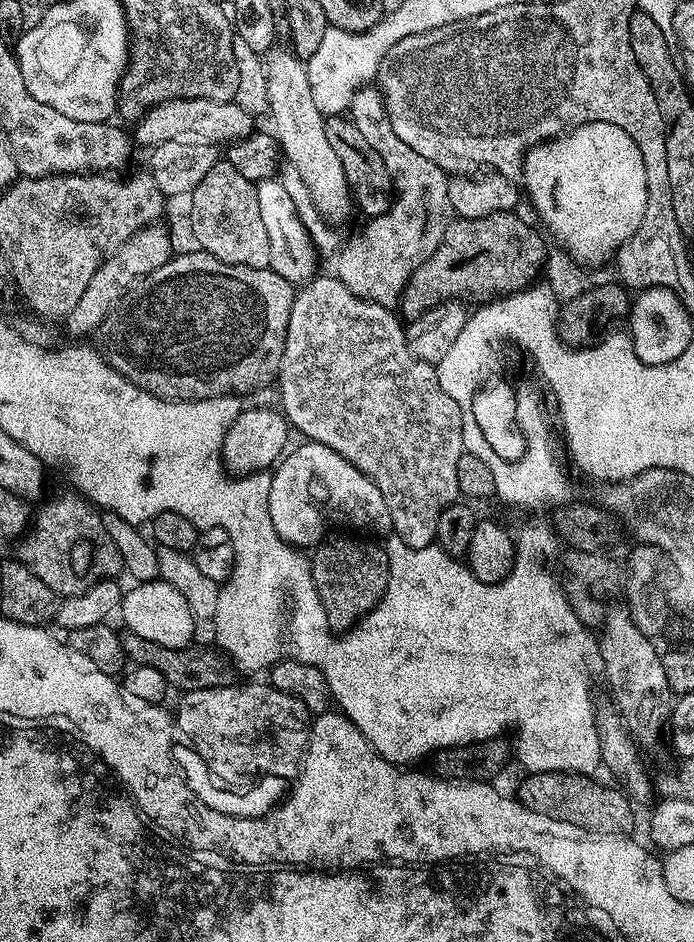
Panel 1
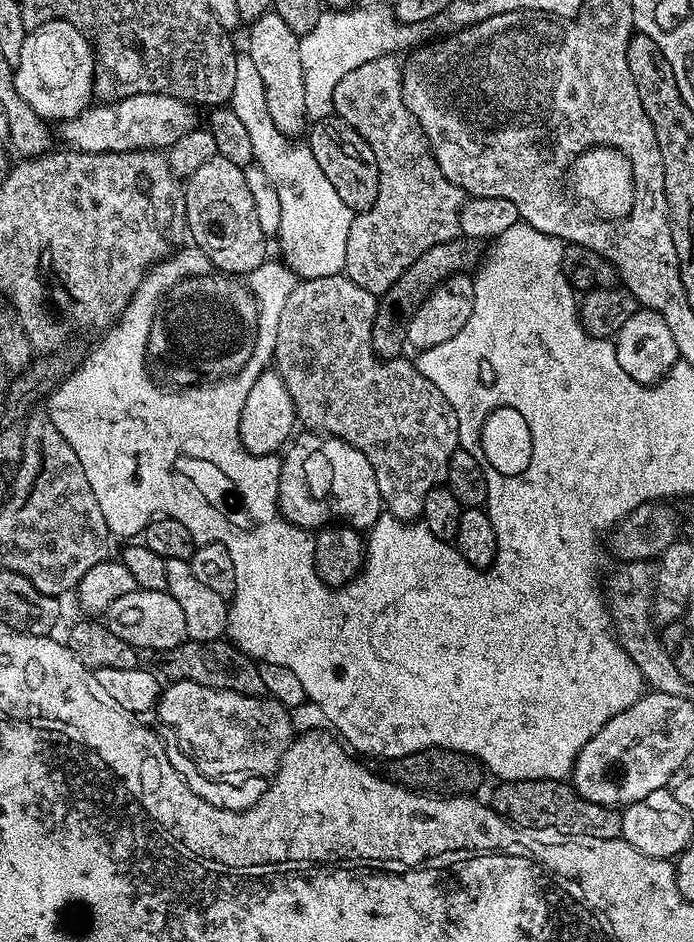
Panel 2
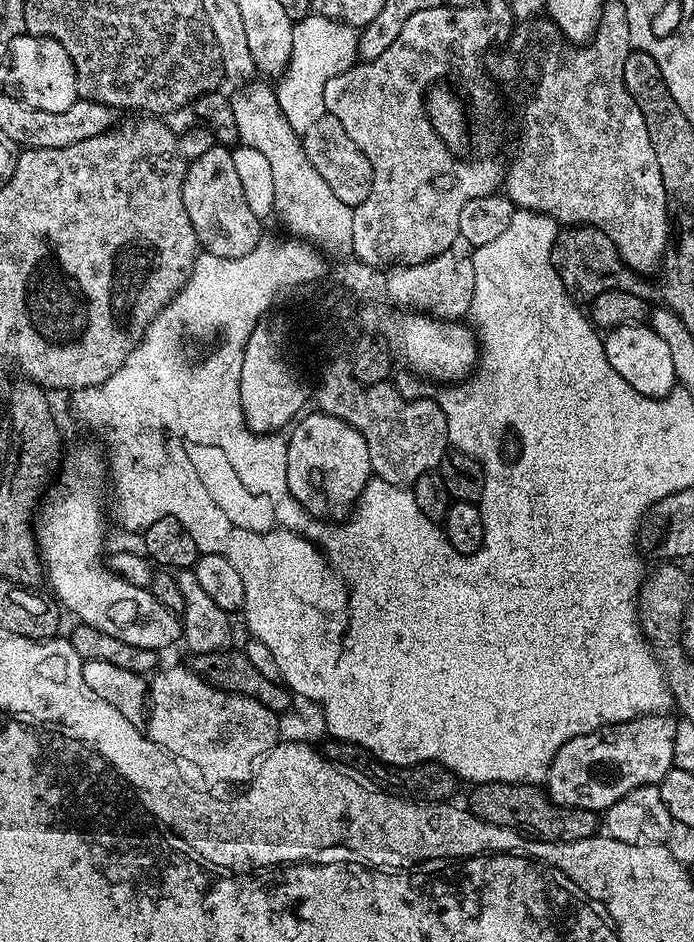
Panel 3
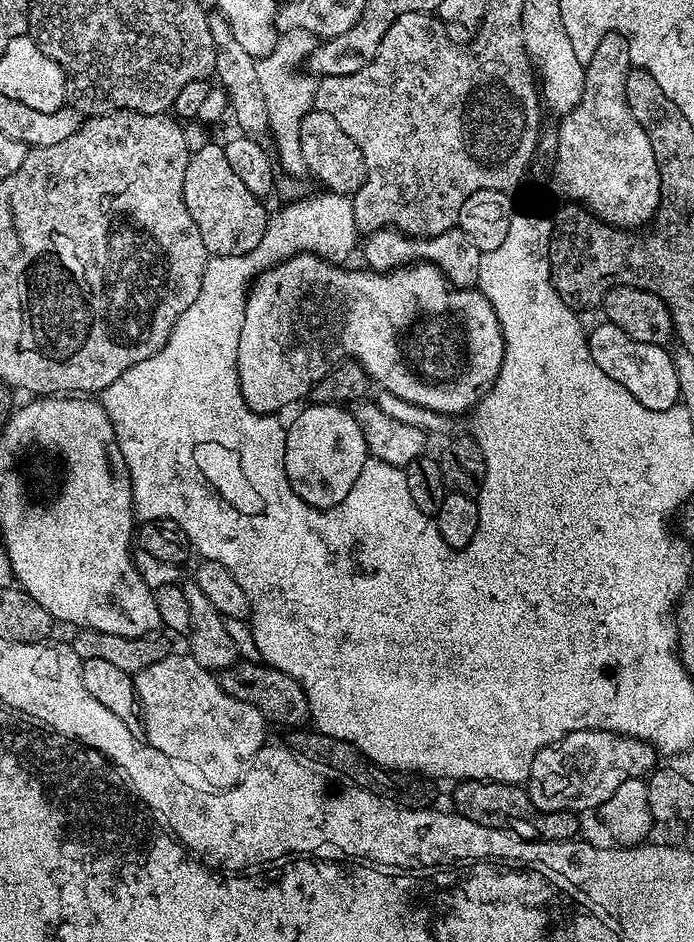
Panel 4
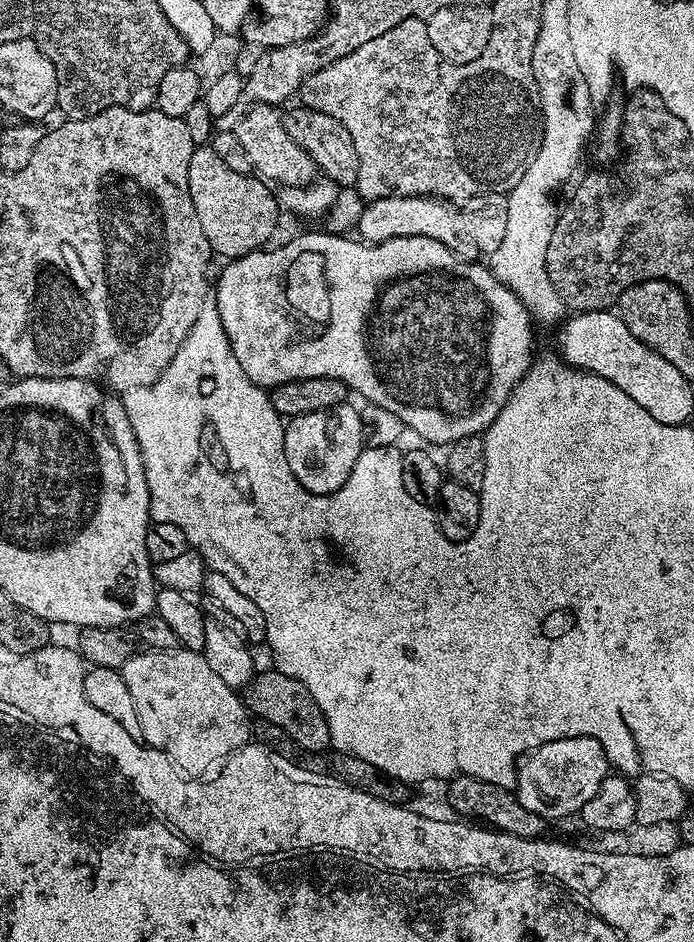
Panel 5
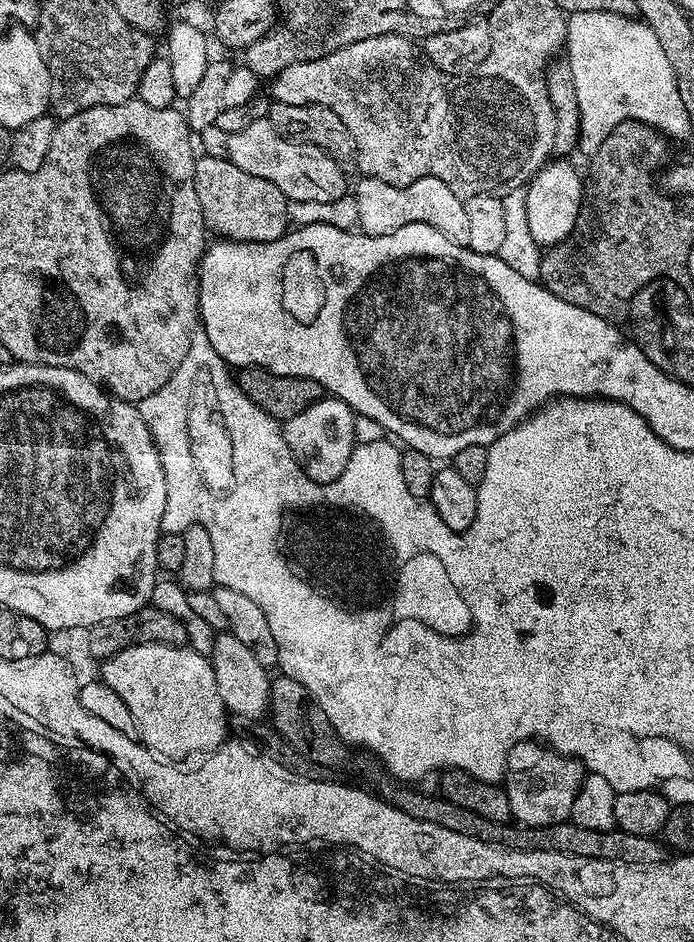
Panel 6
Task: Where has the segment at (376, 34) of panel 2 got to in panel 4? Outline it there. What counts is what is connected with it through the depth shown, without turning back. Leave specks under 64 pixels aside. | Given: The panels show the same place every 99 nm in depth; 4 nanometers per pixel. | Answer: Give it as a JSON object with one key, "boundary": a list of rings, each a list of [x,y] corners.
{"boundary":[[[290,30],[281,33],[275,48],[269,56],[259,57],[255,69],[258,72],[259,86],[266,101],[268,127],[274,136],[276,150],[280,154],[279,169],[292,176],[305,175],[308,167],[302,156],[301,124],[310,111],[315,109],[317,79],[308,76],[293,76],[292,72],[315,51],[317,39],[306,30]]]}

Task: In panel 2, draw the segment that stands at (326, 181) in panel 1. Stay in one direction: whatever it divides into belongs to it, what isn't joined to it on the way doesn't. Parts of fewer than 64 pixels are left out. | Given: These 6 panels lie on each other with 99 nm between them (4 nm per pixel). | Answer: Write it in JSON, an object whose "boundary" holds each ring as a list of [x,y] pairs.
{"boundary":[[[271,10],[259,16],[257,20],[251,21],[248,32],[248,46],[246,52],[254,60],[255,69],[259,71],[259,77],[262,78],[262,84],[266,90],[266,103],[270,110],[270,116],[274,120],[274,125],[278,126],[278,130],[289,138],[299,137],[300,132],[303,133],[306,128],[306,91],[303,82],[302,61],[299,54],[299,44],[301,37],[294,34],[294,30],[290,30],[290,26],[286,26],[286,22],[282,22],[282,18]]]}

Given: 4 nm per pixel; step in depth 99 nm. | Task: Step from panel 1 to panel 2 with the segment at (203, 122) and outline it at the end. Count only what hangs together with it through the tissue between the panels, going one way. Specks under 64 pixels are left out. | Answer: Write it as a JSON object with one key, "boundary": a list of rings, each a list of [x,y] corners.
{"boundary":[[[134,94],[133,96],[127,96],[121,100],[114,100],[111,102],[100,102],[95,106],[89,106],[85,108],[82,114],[78,114],[73,120],[67,121],[63,125],[64,132],[68,135],[68,140],[73,149],[82,152],[147,152],[149,150],[167,150],[171,148],[174,142],[178,142],[178,138],[182,138],[188,132],[191,132],[193,128],[197,127],[198,120],[196,120],[197,109],[191,104],[187,104],[185,100],[179,100],[173,96],[159,96],[158,94]]]}

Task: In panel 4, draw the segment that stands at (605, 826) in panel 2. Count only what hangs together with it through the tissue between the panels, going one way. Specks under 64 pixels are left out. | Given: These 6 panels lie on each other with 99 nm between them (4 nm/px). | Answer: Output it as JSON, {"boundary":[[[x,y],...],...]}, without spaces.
{"boundary":[[[462,780],[455,785],[456,805],[454,811],[458,816],[478,822],[478,826],[501,828],[520,836],[523,840],[547,842],[550,840],[577,839],[581,817],[575,812],[543,812],[532,804],[527,787],[519,784],[503,784],[493,780]]]}

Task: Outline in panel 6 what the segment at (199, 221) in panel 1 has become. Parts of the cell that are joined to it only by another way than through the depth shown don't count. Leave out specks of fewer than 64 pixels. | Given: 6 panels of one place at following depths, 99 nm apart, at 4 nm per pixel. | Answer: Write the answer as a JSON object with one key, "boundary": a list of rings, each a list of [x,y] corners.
{"boundary":[[[201,155],[194,166],[194,190],[198,190],[198,206],[202,206],[202,218],[205,229],[209,233],[217,232],[217,237],[225,240],[237,240],[243,244],[258,242],[269,244],[285,232],[289,231],[288,197],[274,186],[274,182],[266,182],[266,178],[254,178],[254,174],[246,174],[246,170],[234,166],[234,162],[222,156]]]}

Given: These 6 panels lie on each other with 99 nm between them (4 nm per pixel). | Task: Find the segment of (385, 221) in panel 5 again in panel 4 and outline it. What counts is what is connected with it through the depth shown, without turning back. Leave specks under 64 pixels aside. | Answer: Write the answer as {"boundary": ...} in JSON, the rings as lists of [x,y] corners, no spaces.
{"boundary":[[[459,227],[427,238],[413,238],[396,231],[395,228],[383,228],[381,232],[371,233],[363,241],[362,252],[363,248],[364,260],[368,263],[365,265],[369,269],[391,270],[411,265],[413,262],[427,262],[439,269],[449,284],[457,289],[472,290],[476,288],[478,266],[480,265],[482,253],[478,250],[478,246],[474,246],[474,242],[470,242],[470,238],[466,233],[460,231]]]}

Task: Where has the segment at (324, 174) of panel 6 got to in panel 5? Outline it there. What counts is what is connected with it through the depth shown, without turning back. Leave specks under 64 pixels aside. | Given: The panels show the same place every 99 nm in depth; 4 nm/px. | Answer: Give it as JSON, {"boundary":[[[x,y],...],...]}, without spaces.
{"boundary":[[[254,104],[237,119],[235,133],[250,158],[252,172],[265,181],[285,188],[297,188],[317,179],[316,164],[308,157],[306,150],[302,150],[302,146],[298,146],[298,142],[294,142],[290,134],[286,134],[284,118],[279,107]]]}

